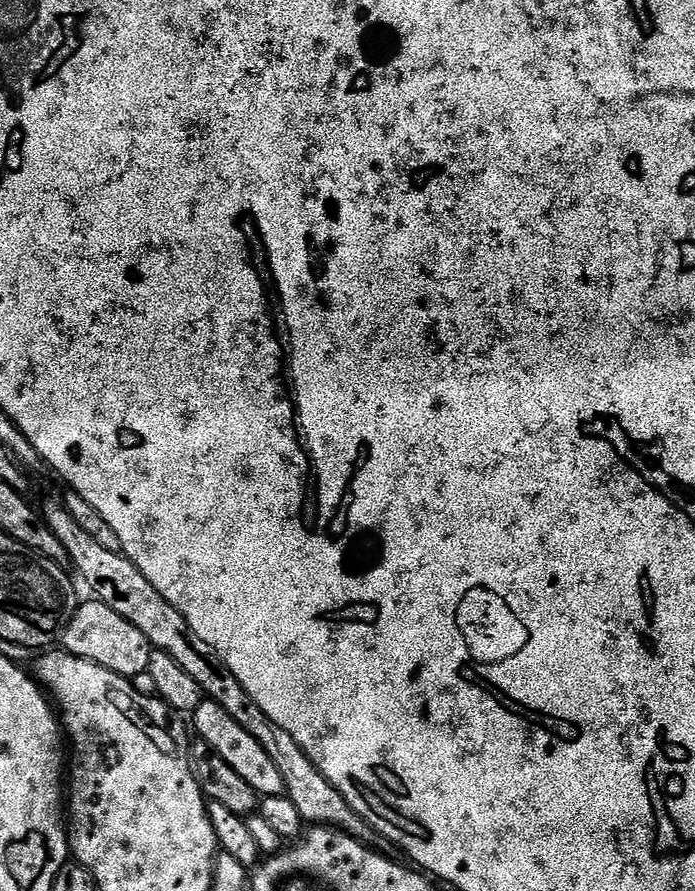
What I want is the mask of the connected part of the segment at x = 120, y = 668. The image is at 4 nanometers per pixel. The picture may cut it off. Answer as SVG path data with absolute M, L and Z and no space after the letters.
M88 598L83 604L84 601L73 611L68 623L62 629L63 651L74 654L78 658L86 658L106 670L114 670L114 674L119 676L143 677L148 671L148 663L154 651L146 634L142 634L138 626L126 622L122 614L110 610L110 606L106 606L100 600Z

